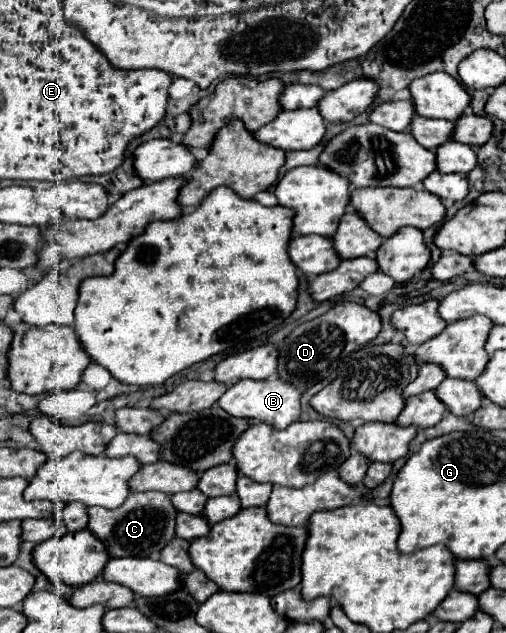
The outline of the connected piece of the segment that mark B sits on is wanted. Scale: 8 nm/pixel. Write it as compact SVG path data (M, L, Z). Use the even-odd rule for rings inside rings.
M246 378L230 386L222 394L218 404L232 416L262 420L282 430L300 418L300 398L302 398L302 390L298 390L294 384L284 382L282 378L274 378L274 380L248 380Z

